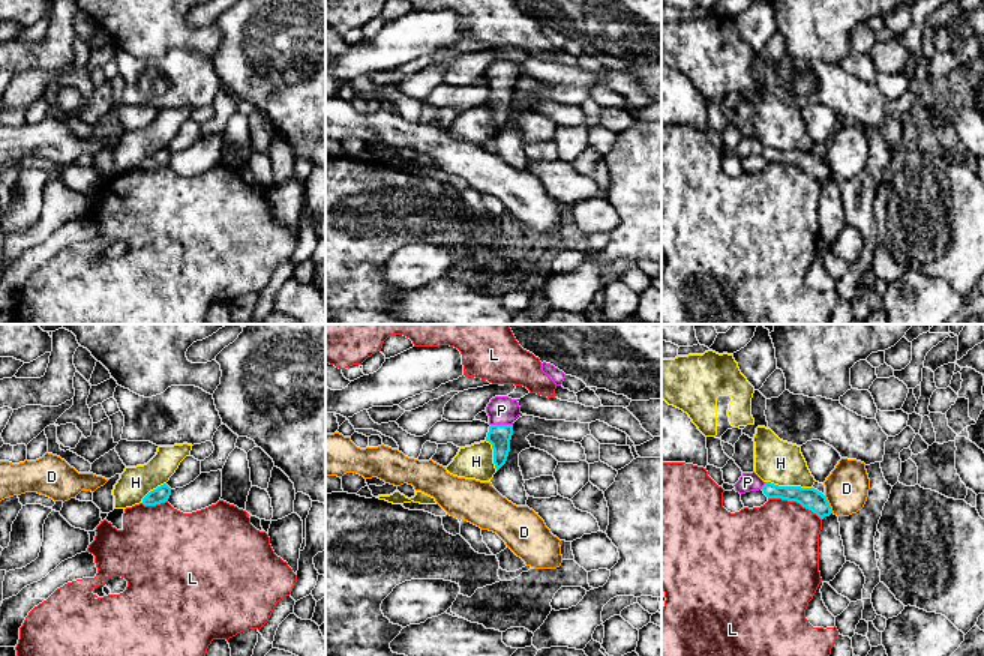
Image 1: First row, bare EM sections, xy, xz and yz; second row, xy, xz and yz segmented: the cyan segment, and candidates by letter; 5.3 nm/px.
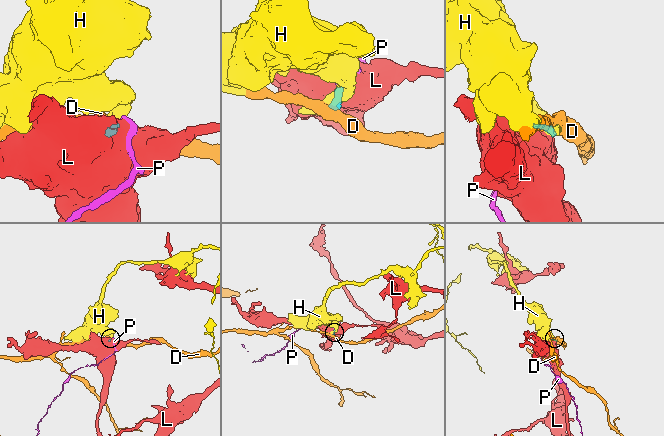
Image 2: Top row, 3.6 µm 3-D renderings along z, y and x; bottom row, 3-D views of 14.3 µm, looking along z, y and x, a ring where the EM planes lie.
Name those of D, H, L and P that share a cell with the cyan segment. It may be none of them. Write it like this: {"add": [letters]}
{"add": ["P"]}

